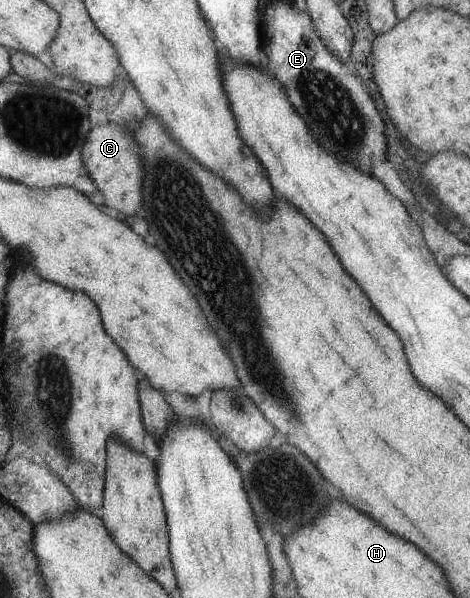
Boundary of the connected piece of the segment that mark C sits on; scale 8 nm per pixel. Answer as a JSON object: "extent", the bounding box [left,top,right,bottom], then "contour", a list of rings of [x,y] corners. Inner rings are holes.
{"extent":[81,122,143,217],"contour":[[[110,122],[91,128],[85,137],[81,158],[90,179],[96,189],[104,195],[104,203],[110,209],[124,213],[126,217],[132,217],[140,211],[143,196],[143,165],[138,144],[122,125]]]}

